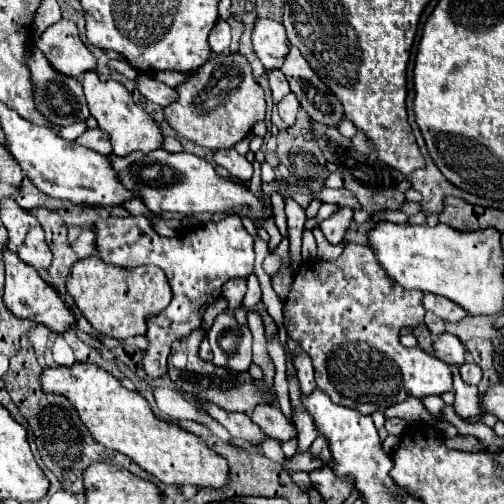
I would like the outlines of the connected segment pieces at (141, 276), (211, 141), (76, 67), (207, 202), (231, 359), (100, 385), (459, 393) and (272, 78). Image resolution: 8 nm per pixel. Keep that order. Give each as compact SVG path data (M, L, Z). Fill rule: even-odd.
M98 256L78 260L72 266L68 292L76 300L76 306L82 310L86 320L106 338L126 340L132 336L146 334L148 316L156 316L164 306L170 304L172 292L164 272L156 266L138 266L138 268L120 268L104 264Z
M222 52L212 56L186 84L178 86L178 94L180 98L164 108L168 124L186 140L210 150L232 148L258 120L264 120L264 90L254 80L252 68L242 54Z
M60 20L46 28L36 38L36 48L40 48L52 68L64 76L80 78L82 72L96 70L96 58L84 46L76 24L70 20Z
M154 150L148 154L132 152L130 156L118 158L112 156L112 166L120 174L120 180L126 188L134 190L150 212L178 212L184 216L208 212L208 214L236 214L240 218L250 218L254 224L262 224L274 218L272 204L266 204L258 196L254 196L242 184L234 184L230 178L220 178L214 172L214 166L194 154L180 152L172 154L166 150Z
M230 310L216 316L212 328L208 330L208 342L214 352L214 364L244 372L252 362L252 334L248 326L236 322Z
M84 362L62 368L46 368L42 374L42 388L44 392L66 396L96 442L126 454L158 480L174 486L192 484L214 490L228 486L230 466L224 456L208 448L196 434L158 418L144 396L124 388L120 380L106 370Z
M459 365L452 366L453 387L456 392L456 400L454 400L454 410L460 418L468 420L468 418L478 418L480 414L480 406L478 406L478 388L476 386L466 386L462 382L459 374Z
M268 70L266 76L268 76L270 88L272 88L272 98L274 98L276 102L280 102L280 100L290 92L290 84L288 84L286 76L284 76L280 70Z

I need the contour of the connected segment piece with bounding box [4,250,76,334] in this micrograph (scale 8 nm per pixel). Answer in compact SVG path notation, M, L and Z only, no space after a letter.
M4 250L4 262L6 262L6 288L4 288L4 302L6 308L16 314L18 318L28 318L32 322L38 322L42 326L46 326L50 332L54 334L64 334L70 326L76 324L76 318L72 314L72 310L64 304L64 300L60 298L60 294L46 284L40 274L24 264L14 252Z

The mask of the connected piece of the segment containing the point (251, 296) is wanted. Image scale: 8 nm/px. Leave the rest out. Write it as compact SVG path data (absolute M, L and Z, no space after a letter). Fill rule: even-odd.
M250 274L247 280L247 291L244 296L244 306L252 308L256 302L260 302L262 298L262 290L260 287L260 282L254 274Z

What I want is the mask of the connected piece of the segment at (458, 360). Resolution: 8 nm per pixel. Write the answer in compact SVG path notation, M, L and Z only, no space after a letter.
M444 332L432 340L432 348L434 348L434 356L438 360L442 360L450 366L464 364L464 344L456 336Z

